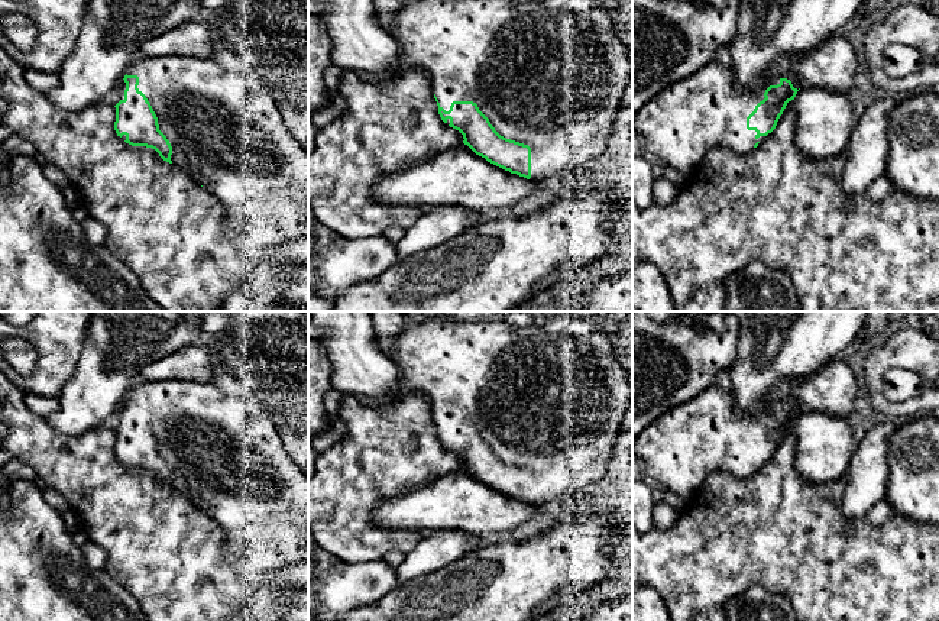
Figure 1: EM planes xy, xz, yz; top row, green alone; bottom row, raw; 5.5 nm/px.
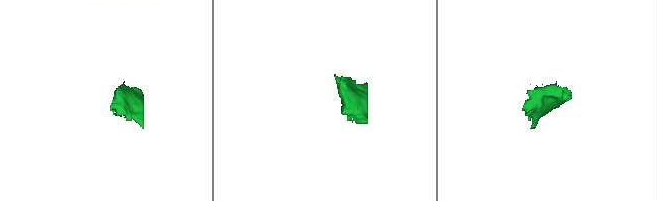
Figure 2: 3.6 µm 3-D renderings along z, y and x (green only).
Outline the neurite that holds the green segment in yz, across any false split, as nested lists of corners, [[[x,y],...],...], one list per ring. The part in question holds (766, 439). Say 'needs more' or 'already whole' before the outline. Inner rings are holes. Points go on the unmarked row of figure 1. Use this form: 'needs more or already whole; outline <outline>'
needs more; outline [[[715,384],[651,423],[632,442],[632,450],[642,462],[648,481],[683,499],[692,499],[703,481],[716,470],[735,478],[748,478],[757,472],[776,453],[787,427],[794,424],[797,415],[790,404],[771,400],[755,414],[741,413],[734,395]]]

